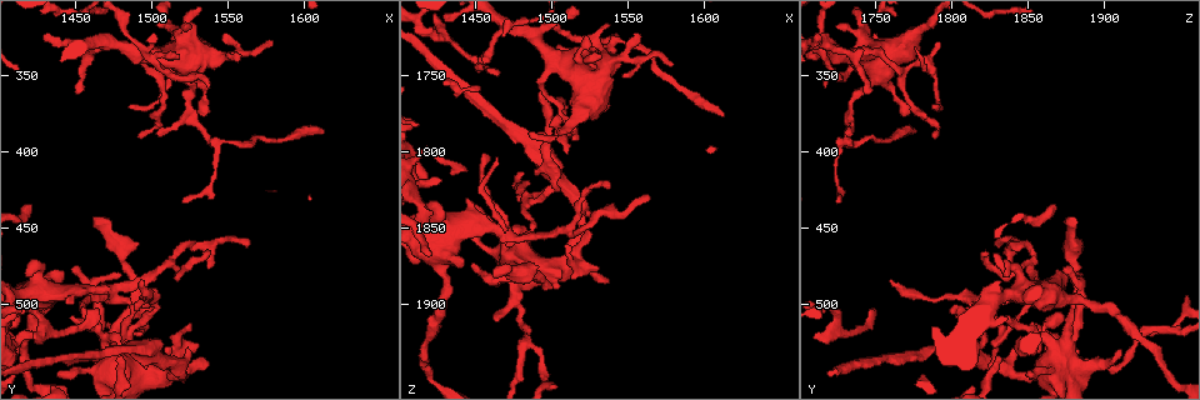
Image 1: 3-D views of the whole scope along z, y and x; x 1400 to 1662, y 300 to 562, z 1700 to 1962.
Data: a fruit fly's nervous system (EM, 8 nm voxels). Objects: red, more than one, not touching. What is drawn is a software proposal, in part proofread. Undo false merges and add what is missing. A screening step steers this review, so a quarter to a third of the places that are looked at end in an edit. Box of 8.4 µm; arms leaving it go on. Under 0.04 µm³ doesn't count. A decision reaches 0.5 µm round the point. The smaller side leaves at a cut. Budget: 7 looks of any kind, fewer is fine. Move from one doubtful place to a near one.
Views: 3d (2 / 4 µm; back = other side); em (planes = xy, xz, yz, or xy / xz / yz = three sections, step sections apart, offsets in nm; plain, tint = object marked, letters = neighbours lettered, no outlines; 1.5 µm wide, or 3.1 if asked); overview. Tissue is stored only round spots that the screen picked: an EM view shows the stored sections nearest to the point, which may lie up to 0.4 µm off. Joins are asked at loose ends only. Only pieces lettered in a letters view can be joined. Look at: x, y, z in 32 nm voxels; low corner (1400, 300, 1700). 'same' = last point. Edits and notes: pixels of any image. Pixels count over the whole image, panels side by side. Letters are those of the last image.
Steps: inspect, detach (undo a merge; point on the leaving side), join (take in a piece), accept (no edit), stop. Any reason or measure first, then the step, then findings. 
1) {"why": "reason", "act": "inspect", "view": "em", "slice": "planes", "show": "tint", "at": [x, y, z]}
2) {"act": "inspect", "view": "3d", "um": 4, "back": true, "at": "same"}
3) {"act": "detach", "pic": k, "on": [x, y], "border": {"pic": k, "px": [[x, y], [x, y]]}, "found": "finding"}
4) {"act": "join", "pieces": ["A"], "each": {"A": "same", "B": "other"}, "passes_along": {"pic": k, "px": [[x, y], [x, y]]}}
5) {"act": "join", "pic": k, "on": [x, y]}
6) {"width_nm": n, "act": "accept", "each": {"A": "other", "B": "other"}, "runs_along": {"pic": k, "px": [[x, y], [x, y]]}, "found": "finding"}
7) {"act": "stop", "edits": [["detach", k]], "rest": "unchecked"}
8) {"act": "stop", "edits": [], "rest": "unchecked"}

{"why": "free end", "act": "inspect", "view": "em", "slice": "planes", "show": "letters", "at": [1460, 506, 1804]}

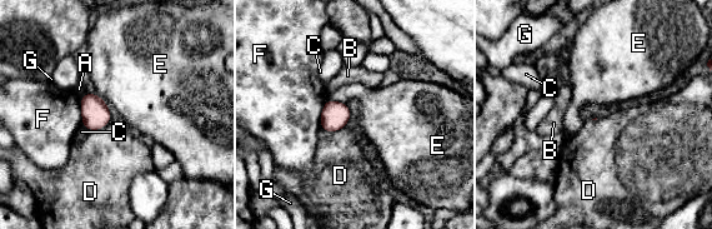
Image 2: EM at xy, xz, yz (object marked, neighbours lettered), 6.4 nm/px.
{"act": "accept", "each": {"A": "other", "B": "other", "C": "other", "D": "other", "E": "other", "F": "other", "G": "other"}, "border": {"pic": 2, "px": [[327, 99], [346, 104]]}, "found": "none of them fits"}

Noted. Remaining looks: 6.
{"why": "tapers out", "act": "inspect", "view": "3d", "um": 4, "at": [1494, 484, 1758]}

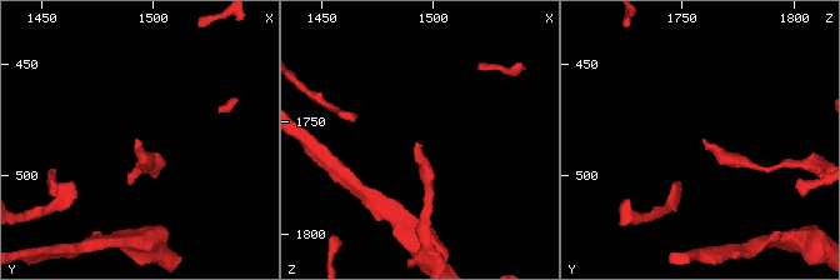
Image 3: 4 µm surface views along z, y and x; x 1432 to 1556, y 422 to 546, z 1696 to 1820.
{"why": "shape alone is not enough", "act": "inspect", "view": "em", "slice": "planes", "show": "plain", "at": [1493, 483, 1759]}

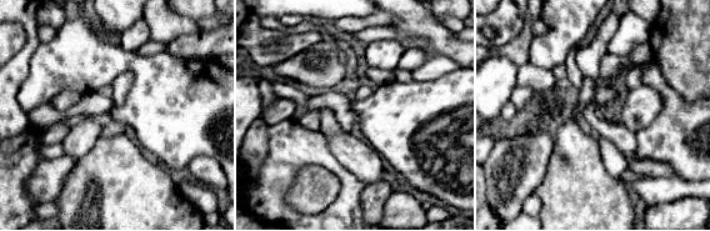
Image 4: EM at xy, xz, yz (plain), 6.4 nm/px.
{"why": "see the neighbours", "act": "inspect", "view": "em", "slice": "planes", "show": "letters", "at": "same"}

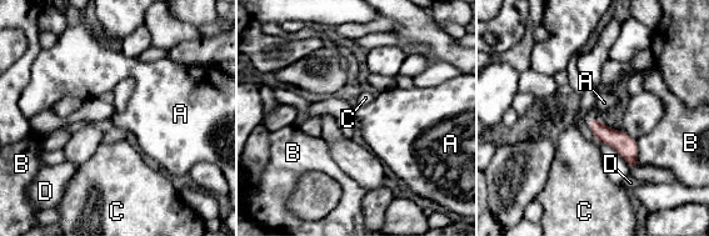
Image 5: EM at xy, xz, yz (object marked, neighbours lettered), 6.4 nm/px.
{"longest_contact_nm": ["B", 180], "act": "join", "pieces": ["A"], "each": {"A": "same", "B": "other", "C": "other", "D": "other"}, "passes_along": {"pic": 5, "px": [[620, 141], [594, 118], [604, 103]]}, "found": "it goes on there"}

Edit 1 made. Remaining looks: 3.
{"why": "thin end", "act": "inspect", "view": "em", "slice": "xy", "step": 8, "show": "letters", "at": [1492, 390, 1784]}

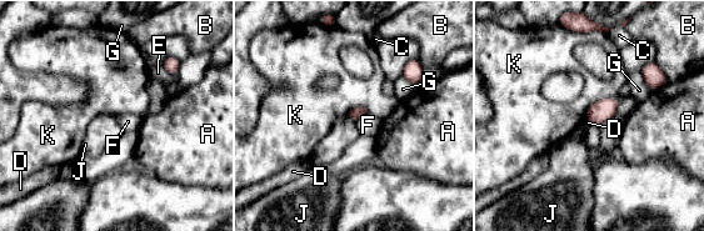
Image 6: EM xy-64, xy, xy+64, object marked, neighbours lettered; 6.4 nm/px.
{"why": "cut it another way", "act": "inspect", "view": "em", "slice": "planes", "show": "letters", "at": "same"}

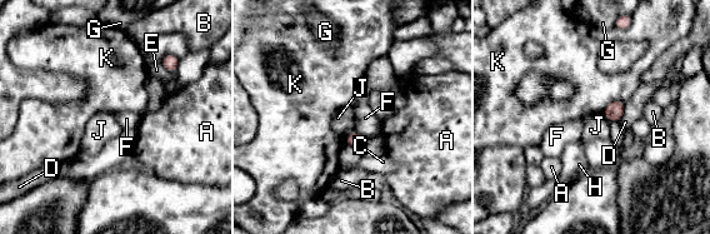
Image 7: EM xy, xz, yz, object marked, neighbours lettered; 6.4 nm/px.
{"width_nm": 90, "act": "accept", "each": {"A": "other", "B": "other", "C": "other", "D": "other", "E": "other", "F": "other", "G": "other", "H": "other", "J": "other", "K": "other"}, "border": {"pic": 7, "px": [[353, 130], [343, 140]]}, "found": "none of them fits"}

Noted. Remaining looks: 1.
{"act": "stop", "edits": [["join", 5]], "rest": "unchecked"}

